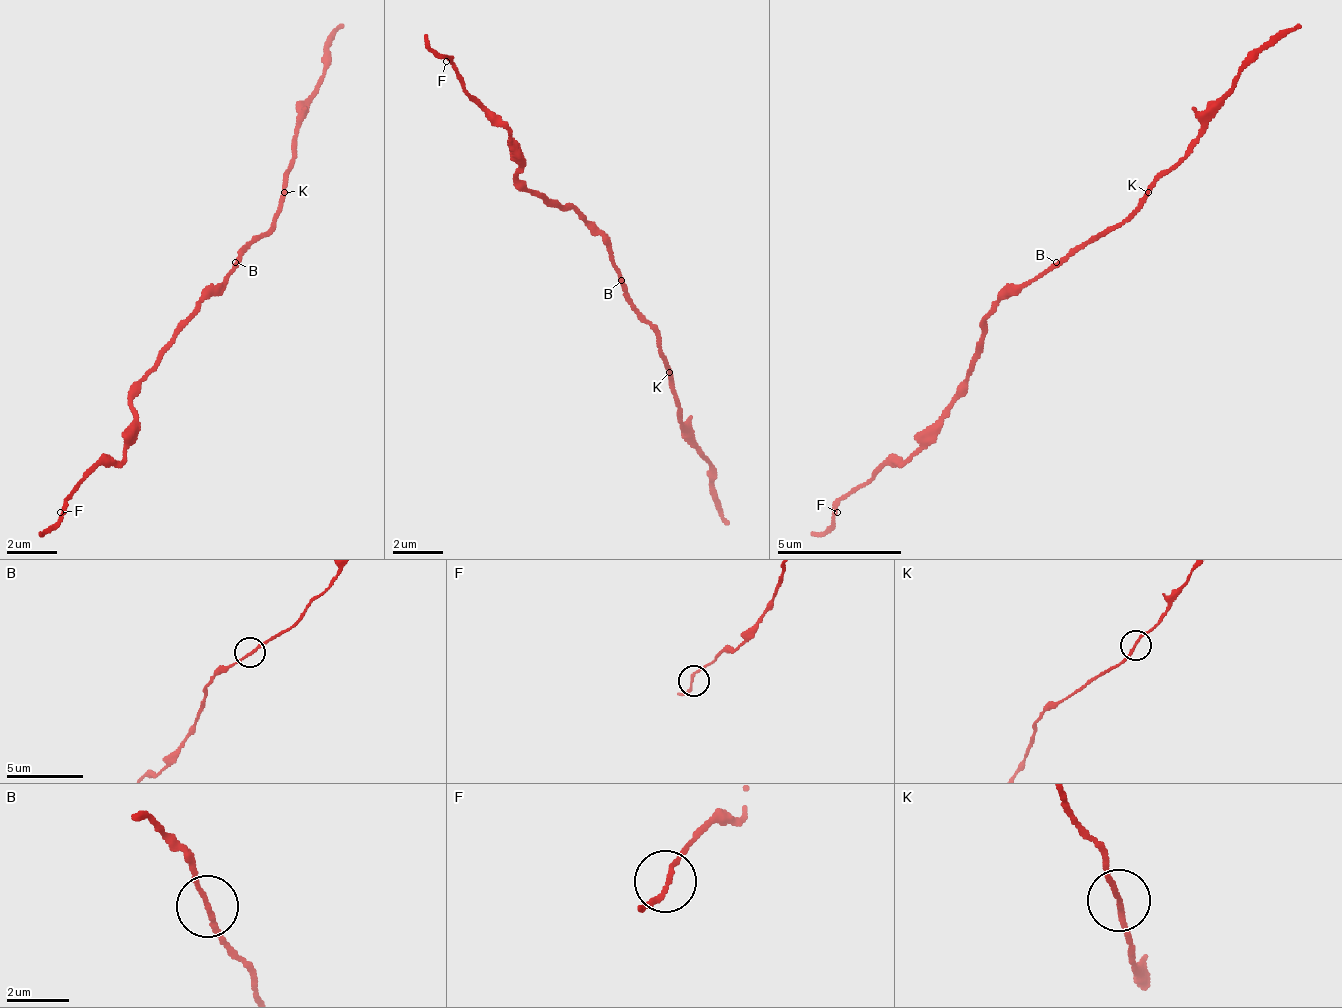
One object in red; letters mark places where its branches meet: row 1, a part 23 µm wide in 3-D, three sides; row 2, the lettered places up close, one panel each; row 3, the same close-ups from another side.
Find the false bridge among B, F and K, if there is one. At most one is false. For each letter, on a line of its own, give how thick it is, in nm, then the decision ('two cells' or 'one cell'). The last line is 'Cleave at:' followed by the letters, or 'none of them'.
B: calibre 150 nm; one cell
F: calibre 140 nm; one cell
K: calibre 150 nm; one cell
Cleave at: none of them

